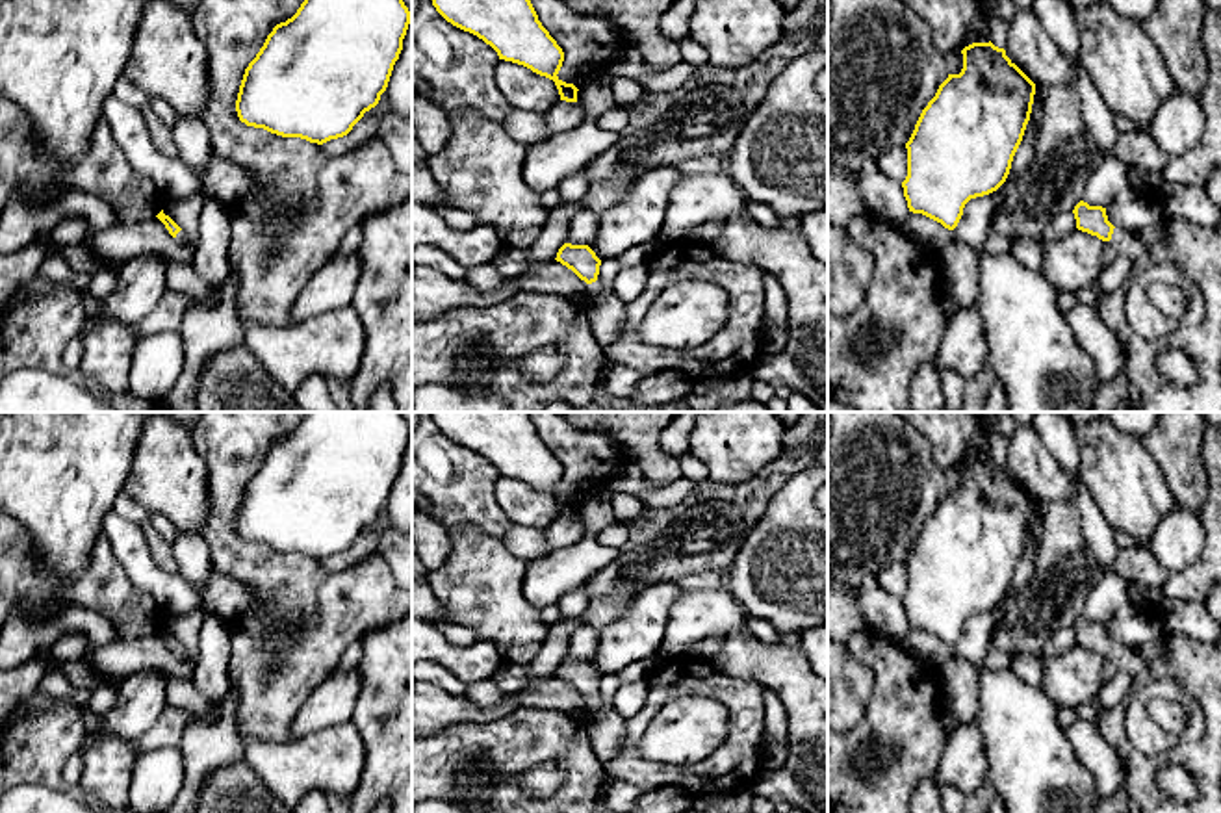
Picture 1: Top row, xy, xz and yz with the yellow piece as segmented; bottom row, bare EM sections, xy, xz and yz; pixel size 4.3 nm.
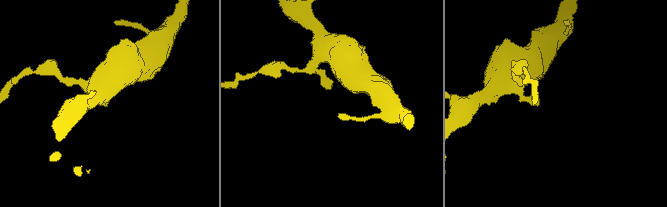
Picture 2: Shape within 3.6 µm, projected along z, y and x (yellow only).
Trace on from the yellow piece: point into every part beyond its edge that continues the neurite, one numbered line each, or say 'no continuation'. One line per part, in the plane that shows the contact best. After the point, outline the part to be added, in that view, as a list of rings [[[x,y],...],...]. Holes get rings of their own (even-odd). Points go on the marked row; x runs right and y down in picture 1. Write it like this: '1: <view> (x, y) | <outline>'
1: yz (1131, 245) | [[[1162,225],[1149,226],[1137,232],[1113,228],[1112,241],[1119,247],[1119,254],[1123,254],[1130,262],[1136,262],[1141,254],[1165,245],[1165,230]]]

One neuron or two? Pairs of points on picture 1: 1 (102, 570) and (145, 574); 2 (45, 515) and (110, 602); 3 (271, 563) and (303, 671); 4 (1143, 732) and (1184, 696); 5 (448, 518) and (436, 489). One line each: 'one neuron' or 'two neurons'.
1: two neurons
2: two neurons
3: one neuron
4: one neuron
5: one neuron

